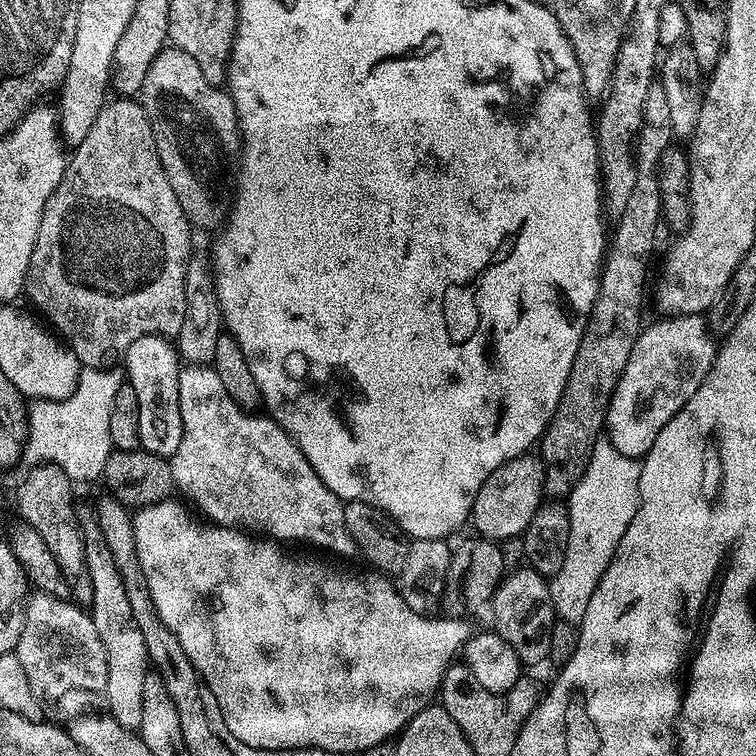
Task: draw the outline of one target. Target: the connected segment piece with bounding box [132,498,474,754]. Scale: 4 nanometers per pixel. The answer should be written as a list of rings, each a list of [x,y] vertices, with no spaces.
[[[176,498],[139,509],[132,517],[132,525],[134,542],[138,546],[138,562],[142,562],[142,574],[146,574],[150,598],[154,598],[158,614],[162,614],[162,622],[166,622],[166,626],[174,630],[178,642],[182,642],[182,650],[186,650],[186,658],[190,658],[190,662],[195,666],[203,687],[208,688],[217,698],[221,721],[225,723],[226,730],[230,730],[230,734],[234,734],[238,742],[246,742],[246,746],[254,746],[258,750],[321,748],[330,754],[365,754],[372,749],[379,749],[388,739],[391,741],[399,737],[400,731],[412,721],[414,714],[418,714],[437,699],[440,683],[448,665],[457,659],[458,653],[474,634],[474,627],[472,628],[468,620],[432,620],[436,618],[429,618],[425,613],[410,610],[397,585],[393,581],[392,585],[388,581],[391,579],[383,575],[359,576],[356,572],[343,572],[340,568],[331,568],[320,560],[299,560],[296,556],[287,556],[280,549],[283,547],[271,539],[257,538],[243,530],[222,528],[219,524],[197,518]]]

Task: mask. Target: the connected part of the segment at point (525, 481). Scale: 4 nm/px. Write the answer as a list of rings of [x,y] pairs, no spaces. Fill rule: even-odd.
[[[525,454],[508,460],[494,474],[482,482],[472,503],[470,524],[476,527],[475,535],[485,540],[505,542],[523,537],[530,518],[539,510],[544,494],[544,462],[536,454]]]

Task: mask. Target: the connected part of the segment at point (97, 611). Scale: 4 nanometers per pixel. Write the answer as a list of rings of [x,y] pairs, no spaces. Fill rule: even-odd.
[[[92,518],[85,519],[82,527],[86,566],[90,566],[92,587],[90,615],[94,630],[98,630],[98,638],[102,638],[102,646],[106,652],[106,708],[121,727],[136,730],[142,722],[142,682],[150,671],[146,642],[142,642],[142,630],[138,630],[138,622],[134,622],[126,589],[122,586],[122,574],[118,574],[118,566],[114,566],[114,554],[110,554],[110,546],[106,546],[106,538],[102,538],[100,527]]]

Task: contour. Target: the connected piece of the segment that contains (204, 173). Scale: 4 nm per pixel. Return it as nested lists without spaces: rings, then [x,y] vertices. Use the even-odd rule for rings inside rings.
[[[165,46],[150,62],[146,78],[138,93],[138,102],[144,107],[146,118],[152,127],[158,158],[166,178],[186,214],[193,229],[216,228],[227,221],[234,207],[234,193],[238,188],[238,173],[242,159],[240,123],[231,95],[223,87],[206,82],[198,62],[190,58],[181,48]]]

